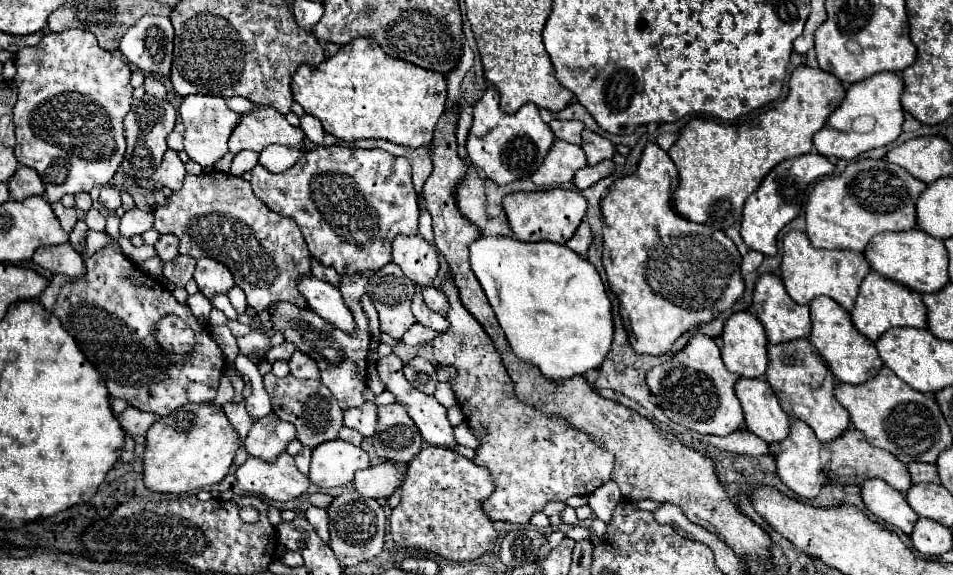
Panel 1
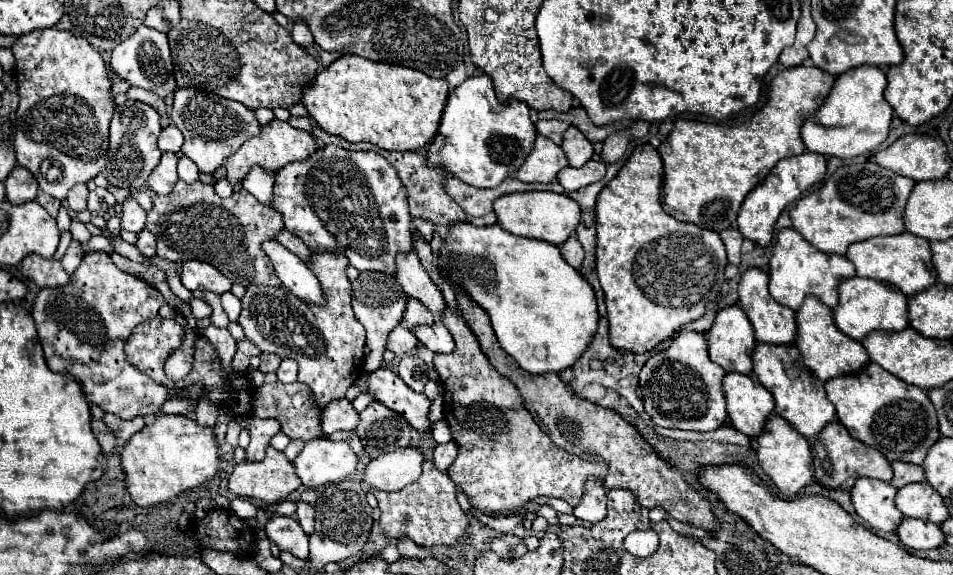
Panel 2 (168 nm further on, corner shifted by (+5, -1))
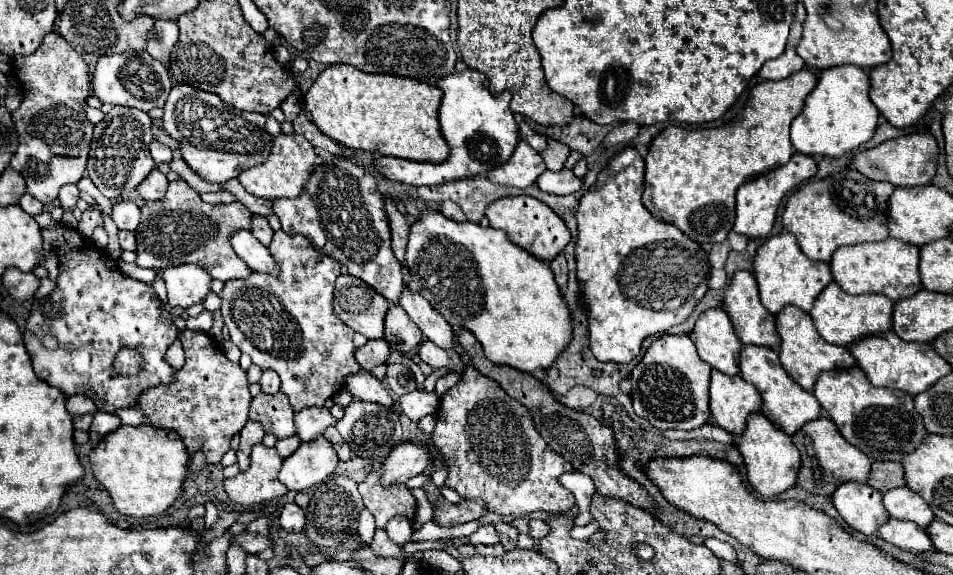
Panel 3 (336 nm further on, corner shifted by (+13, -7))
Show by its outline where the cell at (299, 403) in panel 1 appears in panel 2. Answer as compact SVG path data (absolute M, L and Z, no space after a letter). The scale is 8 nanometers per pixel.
M264 383L262 387L256 387L252 391L252 413L256 417L274 417L282 423L282 431L290 439L302 439L310 441L316 437L322 437L322 409L314 403L310 389L304 387L304 383Z

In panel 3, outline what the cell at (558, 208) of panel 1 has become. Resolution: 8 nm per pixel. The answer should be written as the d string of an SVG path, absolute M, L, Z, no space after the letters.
M534 197L498 199L492 205L488 205L486 217L490 219L490 227L506 231L508 239L514 245L530 251L530 255L534 255L536 259L546 261L546 263L550 263L556 255L560 255L564 251L564 247L570 243L570 231L568 231L566 223L562 219L558 219L550 207L546 207L542 201L538 201Z

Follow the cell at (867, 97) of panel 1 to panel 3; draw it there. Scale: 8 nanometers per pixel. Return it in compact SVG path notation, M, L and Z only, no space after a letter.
M838 65L818 75L818 85L804 101L800 115L792 121L790 141L798 153L842 157L870 141L878 125L878 109L868 97L870 79L856 65Z

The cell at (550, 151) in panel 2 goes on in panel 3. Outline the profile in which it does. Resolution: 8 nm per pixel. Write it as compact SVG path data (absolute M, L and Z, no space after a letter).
M520 141L506 165L492 169L486 173L490 181L496 185L510 185L510 187L530 187L534 185L536 177L544 173L546 165L538 151L534 151L526 141Z

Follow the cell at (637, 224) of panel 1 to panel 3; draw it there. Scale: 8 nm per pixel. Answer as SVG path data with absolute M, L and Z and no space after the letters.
M624 147L598 173L596 183L582 195L576 209L576 275L588 311L590 351L598 361L630 363L638 357L640 345L646 337L664 333L666 329L682 323L708 291L708 275L712 271L708 255L698 243L682 235L680 229L654 219L642 205L642 191L644 159L634 147Z

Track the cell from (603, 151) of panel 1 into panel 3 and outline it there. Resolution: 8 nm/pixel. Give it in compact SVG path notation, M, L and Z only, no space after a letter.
M548 139L548 145L546 145L546 149L540 155L542 155L542 159L544 159L544 163L546 163L546 167L550 171L558 171L558 169L562 169L566 157L570 155L570 149L560 145L554 139Z

